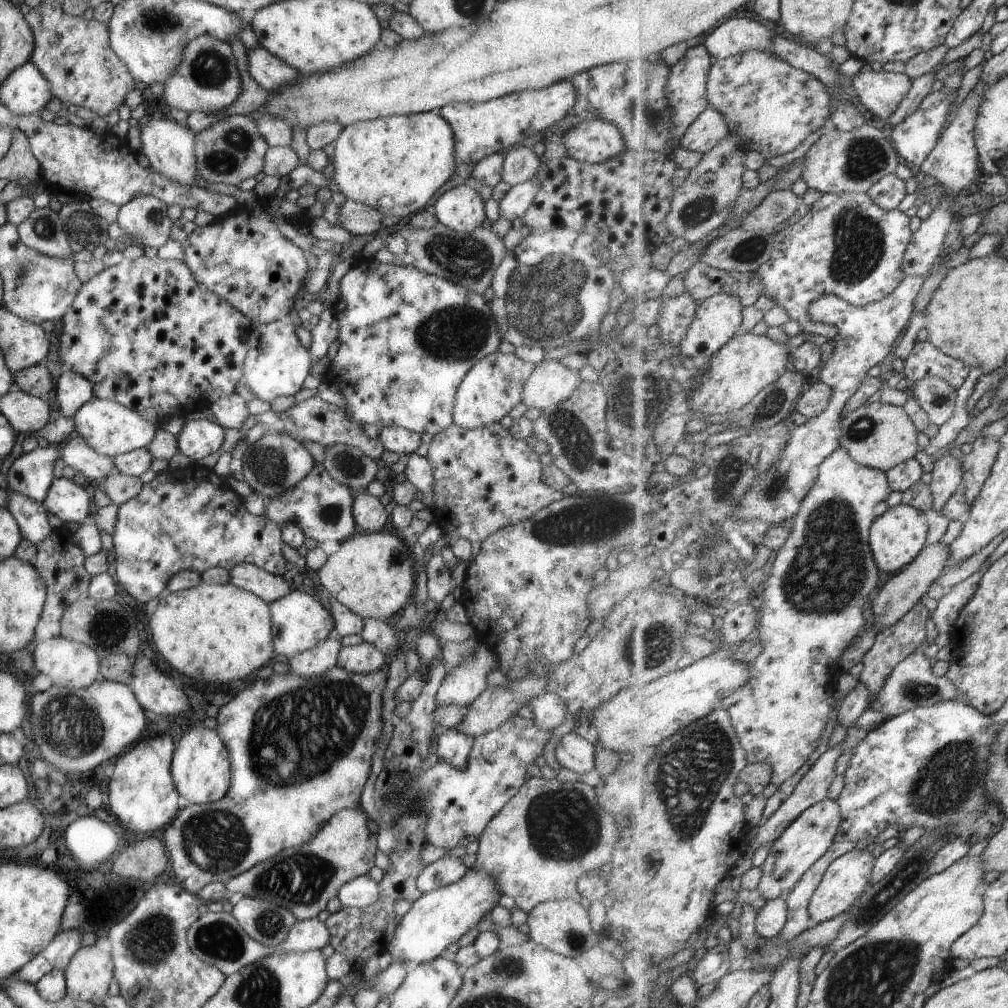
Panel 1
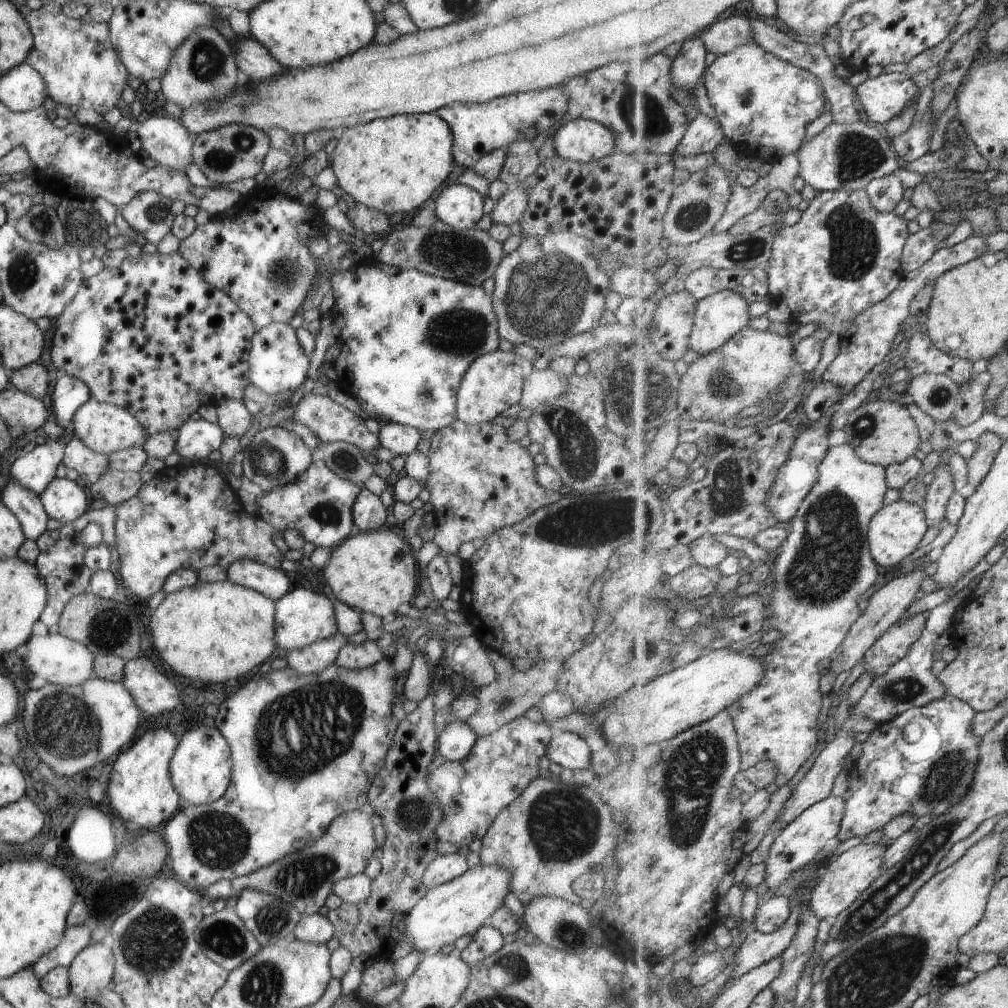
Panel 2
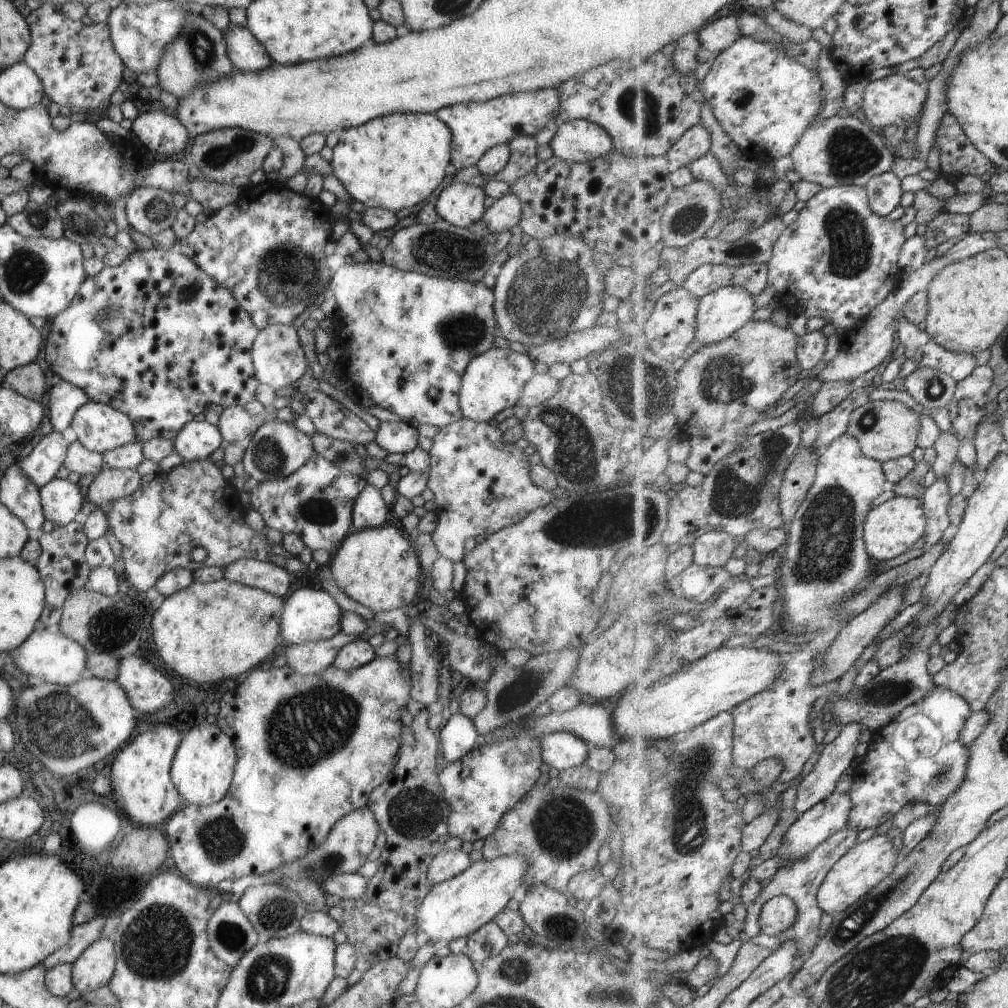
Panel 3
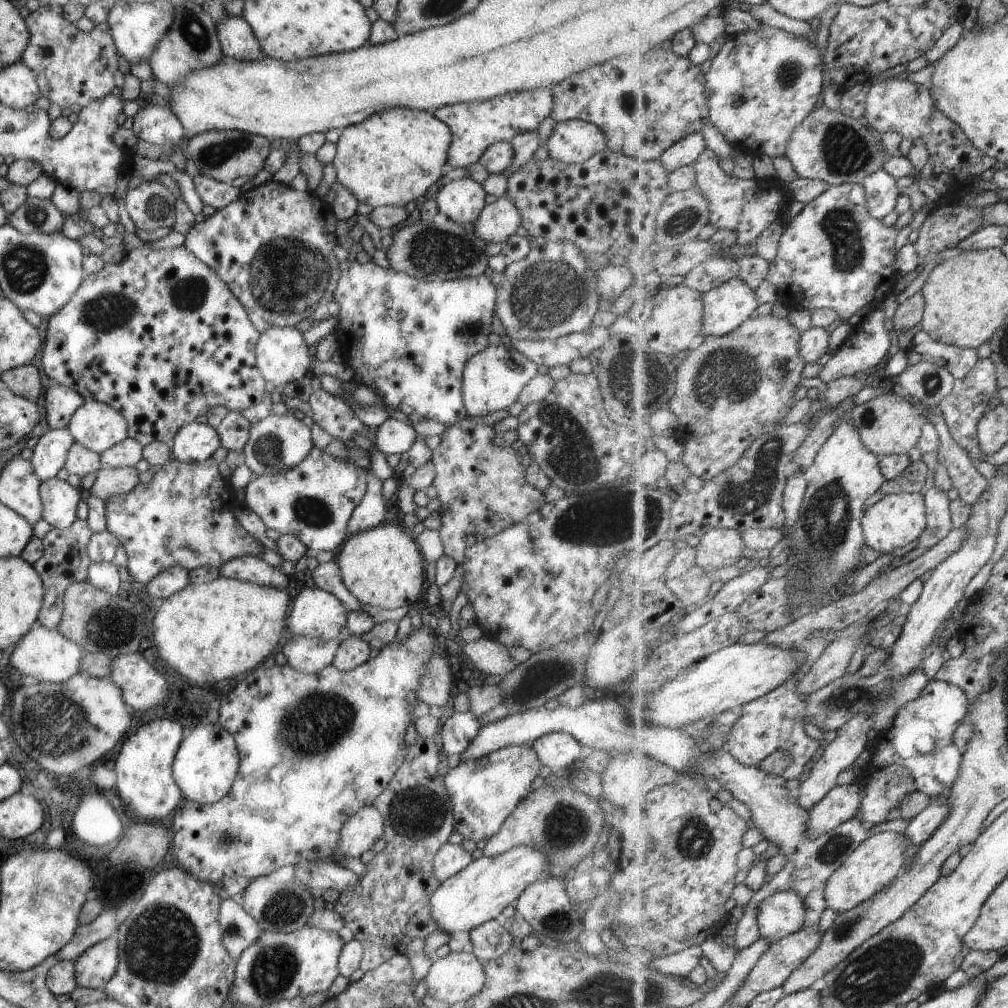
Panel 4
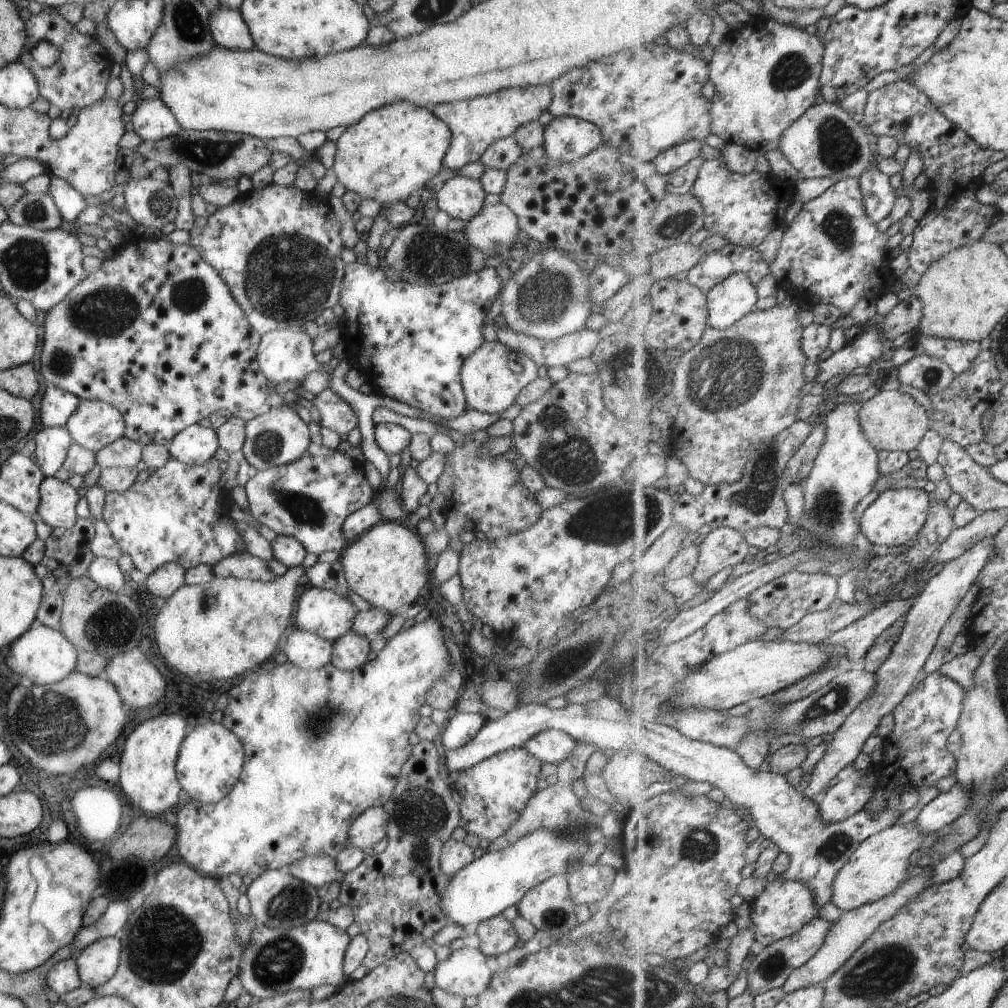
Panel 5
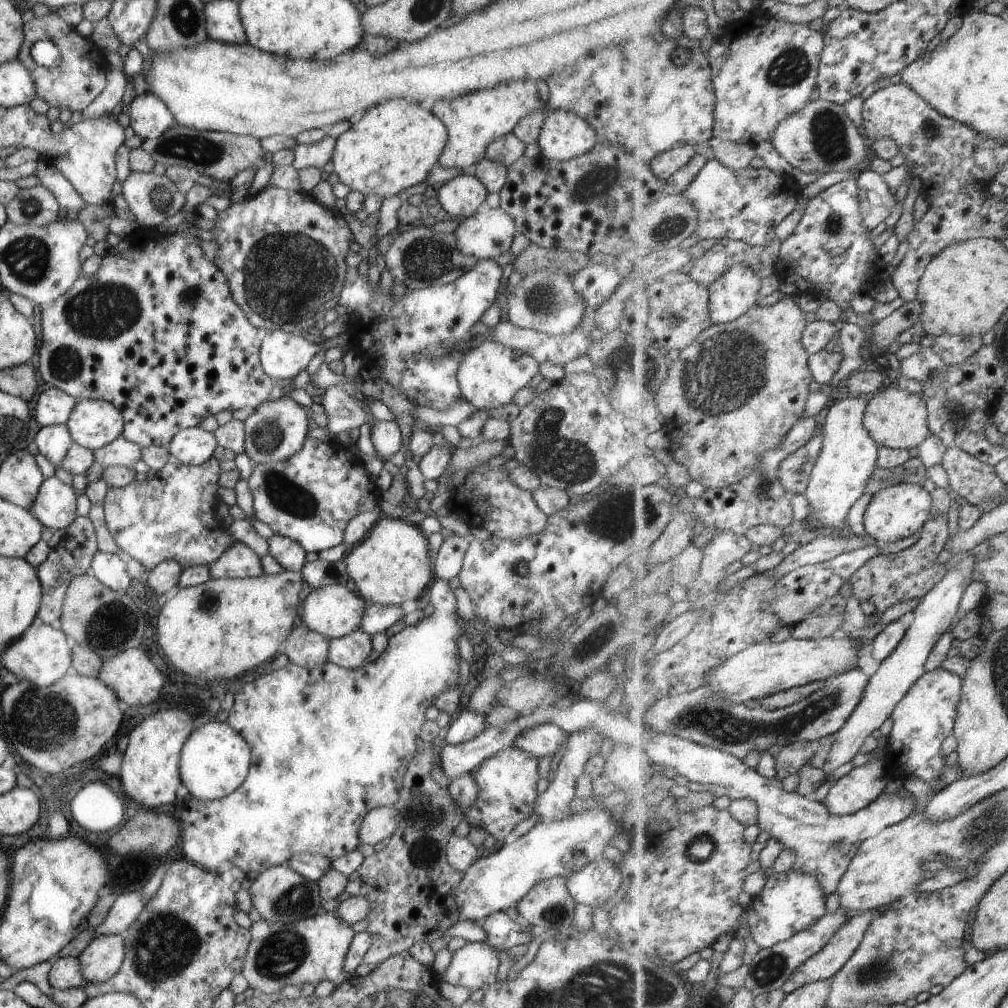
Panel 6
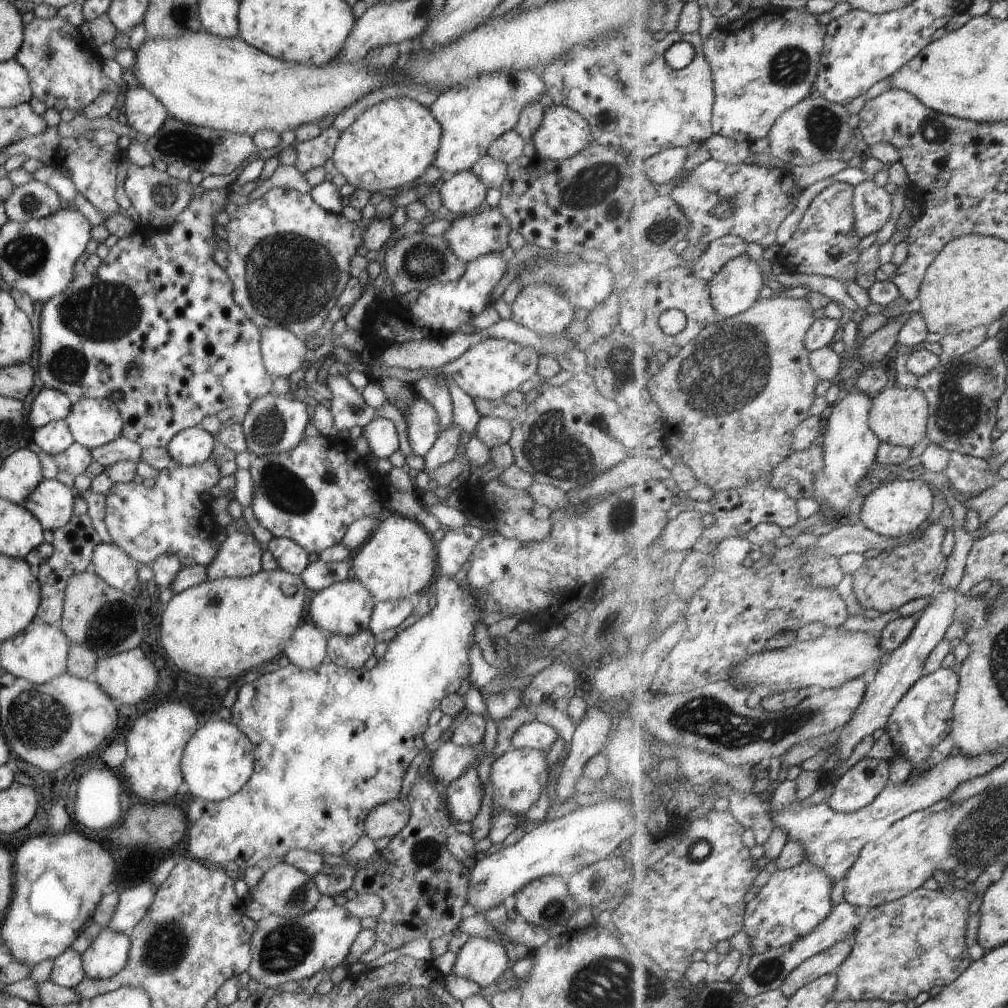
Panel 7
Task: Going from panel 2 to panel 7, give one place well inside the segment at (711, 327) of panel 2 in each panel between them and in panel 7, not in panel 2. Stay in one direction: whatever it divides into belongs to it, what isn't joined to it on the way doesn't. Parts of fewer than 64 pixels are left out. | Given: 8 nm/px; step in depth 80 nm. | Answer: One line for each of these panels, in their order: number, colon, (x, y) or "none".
3: (724, 312)
4: (726, 308)
5: (729, 302)
6: (736, 293)
7: (737, 288)

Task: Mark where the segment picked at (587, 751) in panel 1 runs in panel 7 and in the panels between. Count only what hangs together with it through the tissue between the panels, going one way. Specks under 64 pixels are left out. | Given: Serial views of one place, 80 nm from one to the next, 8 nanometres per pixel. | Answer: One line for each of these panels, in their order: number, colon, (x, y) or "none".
2: (566, 749)
3: (560, 750)
4: (557, 750)
5: (550, 746)
6: (544, 740)
7: (537, 736)

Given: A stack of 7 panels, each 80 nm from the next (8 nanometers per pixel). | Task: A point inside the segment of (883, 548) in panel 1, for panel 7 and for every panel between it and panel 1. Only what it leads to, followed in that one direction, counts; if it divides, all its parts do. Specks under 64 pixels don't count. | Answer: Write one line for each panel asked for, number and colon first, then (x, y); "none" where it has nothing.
2: (897, 530)
3: (892, 528)
4: (898, 520)
5: (896, 518)
6: (898, 512)
7: (897, 509)

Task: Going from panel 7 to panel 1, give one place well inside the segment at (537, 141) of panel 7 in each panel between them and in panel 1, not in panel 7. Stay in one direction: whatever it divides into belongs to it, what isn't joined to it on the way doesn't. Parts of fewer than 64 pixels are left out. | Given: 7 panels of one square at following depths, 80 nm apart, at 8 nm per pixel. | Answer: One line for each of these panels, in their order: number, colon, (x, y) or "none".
1: (590, 141)
2: (579, 140)
3: (576, 141)
4: (573, 141)
5: (564, 139)
6: (563, 135)

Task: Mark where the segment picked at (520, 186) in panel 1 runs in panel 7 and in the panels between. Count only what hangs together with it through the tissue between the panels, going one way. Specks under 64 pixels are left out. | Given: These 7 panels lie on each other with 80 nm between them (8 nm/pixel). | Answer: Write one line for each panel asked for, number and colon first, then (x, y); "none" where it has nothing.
2: (508, 208)
3: (504, 213)
4: (496, 222)
5: (493, 230)
6: (485, 235)
7: (472, 235)

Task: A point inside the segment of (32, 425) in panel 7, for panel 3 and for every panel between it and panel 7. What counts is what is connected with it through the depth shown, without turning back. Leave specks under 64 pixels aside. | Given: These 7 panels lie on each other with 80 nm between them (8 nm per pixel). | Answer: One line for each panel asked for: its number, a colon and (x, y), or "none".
3: (64, 398)
4: (60, 402)
5: (56, 406)
6: (53, 407)

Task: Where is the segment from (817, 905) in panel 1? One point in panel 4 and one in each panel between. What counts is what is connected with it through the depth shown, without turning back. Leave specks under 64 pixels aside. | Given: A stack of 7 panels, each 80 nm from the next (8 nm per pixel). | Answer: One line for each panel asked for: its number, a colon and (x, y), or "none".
2: (842, 881)
3: (865, 866)
4: (877, 862)

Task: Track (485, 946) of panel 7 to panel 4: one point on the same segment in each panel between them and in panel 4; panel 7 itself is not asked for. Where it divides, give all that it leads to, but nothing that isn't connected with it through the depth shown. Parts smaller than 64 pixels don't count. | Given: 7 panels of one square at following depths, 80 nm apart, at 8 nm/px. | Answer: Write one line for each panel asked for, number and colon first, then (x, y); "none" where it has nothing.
4: (452, 979)
5: (465, 972)
6: (473, 966)

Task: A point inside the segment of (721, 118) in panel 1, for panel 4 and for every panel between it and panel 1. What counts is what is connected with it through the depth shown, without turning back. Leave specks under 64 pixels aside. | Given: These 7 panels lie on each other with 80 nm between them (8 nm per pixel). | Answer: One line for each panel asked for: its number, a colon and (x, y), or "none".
2: (704, 135)
3: (698, 141)
4: (689, 151)

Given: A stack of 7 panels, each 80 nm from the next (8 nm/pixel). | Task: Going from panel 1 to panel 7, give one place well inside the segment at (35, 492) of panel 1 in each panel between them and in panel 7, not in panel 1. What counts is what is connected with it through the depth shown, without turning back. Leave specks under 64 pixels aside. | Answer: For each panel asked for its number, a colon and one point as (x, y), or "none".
2: (34, 470)
3: (41, 465)
4: (49, 454)
5: (51, 444)
6: (53, 441)
7: (53, 438)

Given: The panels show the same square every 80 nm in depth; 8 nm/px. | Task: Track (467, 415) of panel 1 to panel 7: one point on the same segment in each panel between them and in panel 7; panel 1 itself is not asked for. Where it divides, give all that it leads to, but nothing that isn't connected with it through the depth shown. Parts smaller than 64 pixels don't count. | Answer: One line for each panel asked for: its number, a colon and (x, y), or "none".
2: (492, 382)
3: (492, 381)
4: (491, 380)
5: (491, 377)
6: (488, 375)
7: (488, 370)

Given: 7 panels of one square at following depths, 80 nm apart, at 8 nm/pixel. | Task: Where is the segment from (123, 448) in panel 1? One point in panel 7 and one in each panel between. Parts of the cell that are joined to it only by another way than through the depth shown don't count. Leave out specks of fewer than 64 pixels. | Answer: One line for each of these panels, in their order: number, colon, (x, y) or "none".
2: (104, 428)
3: (99, 428)
4: (94, 425)
5: (93, 425)
6: (92, 424)
7: (91, 422)

